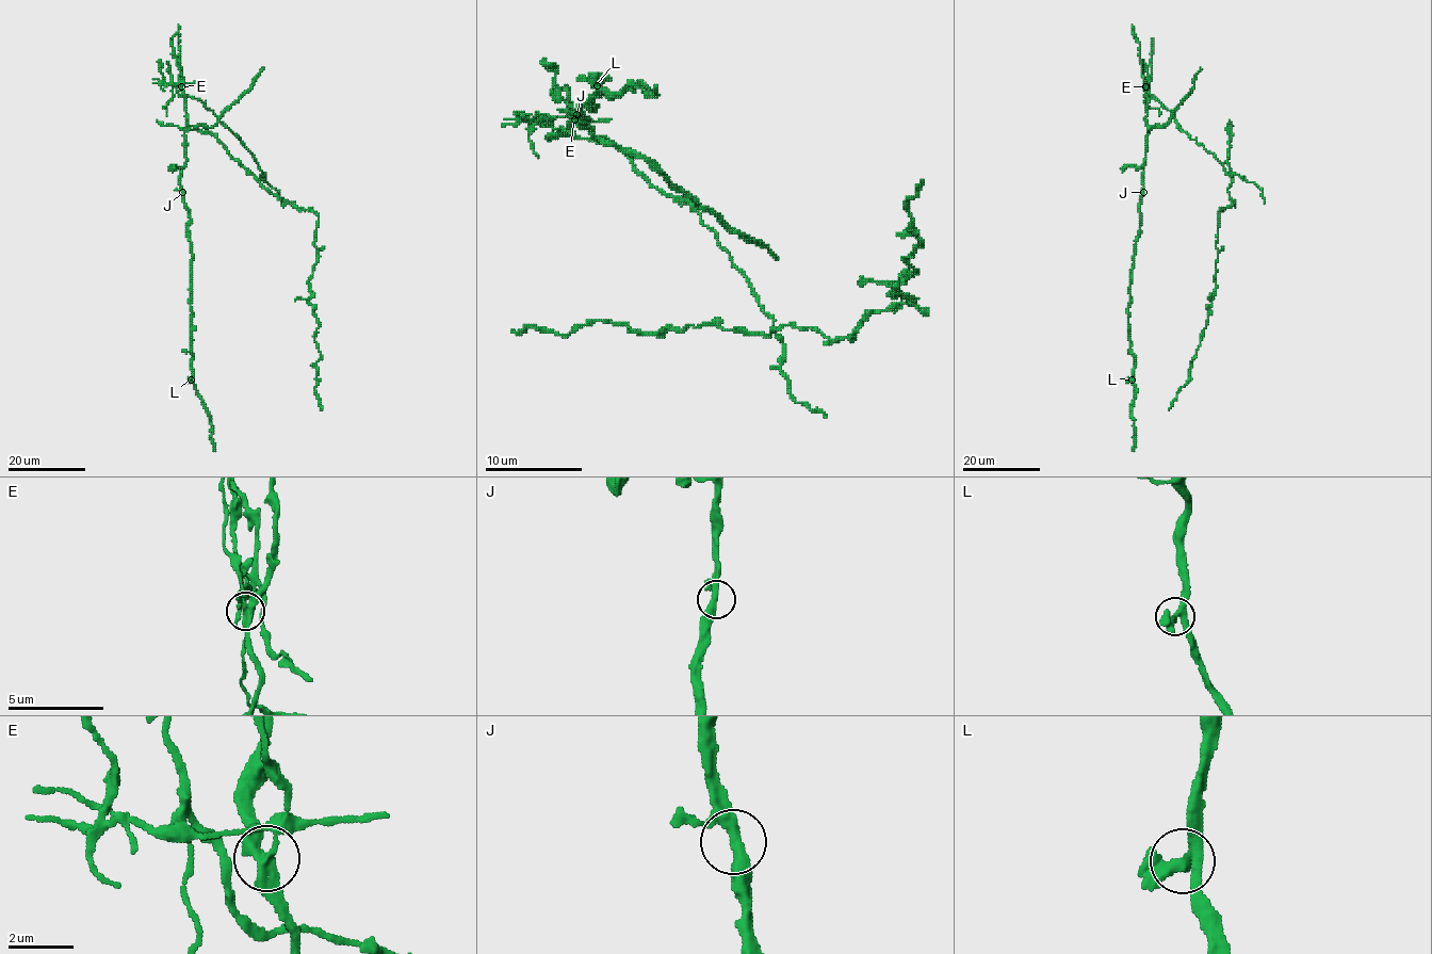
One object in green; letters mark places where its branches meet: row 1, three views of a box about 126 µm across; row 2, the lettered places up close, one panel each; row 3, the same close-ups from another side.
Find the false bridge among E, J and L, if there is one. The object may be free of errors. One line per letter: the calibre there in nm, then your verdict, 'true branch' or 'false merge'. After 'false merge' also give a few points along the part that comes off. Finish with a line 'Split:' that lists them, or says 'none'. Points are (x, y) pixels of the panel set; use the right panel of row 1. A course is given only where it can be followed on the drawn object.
E: 320 nm thick; false merge; foreign part runs (1145, 87), (1149, 83), (1149, 93), (1229, 175), (1255, 182), (1265, 204)
J: 320 nm thick; true branch
L: 320 nm thick; true branch
Split: E

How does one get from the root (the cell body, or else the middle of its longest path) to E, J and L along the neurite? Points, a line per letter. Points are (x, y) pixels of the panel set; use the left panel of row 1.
E: (198, 99), (180, 96), (171, 82), (179, 83), (181, 87)
J: (198, 99), (180, 96), (171, 82), (179, 83), (188, 117), (185, 163), (180, 177), (182, 192)
L: (198, 99), (180, 96), (171, 82), (179, 83), (188, 117), (180, 191), (190, 216), (191, 380)

